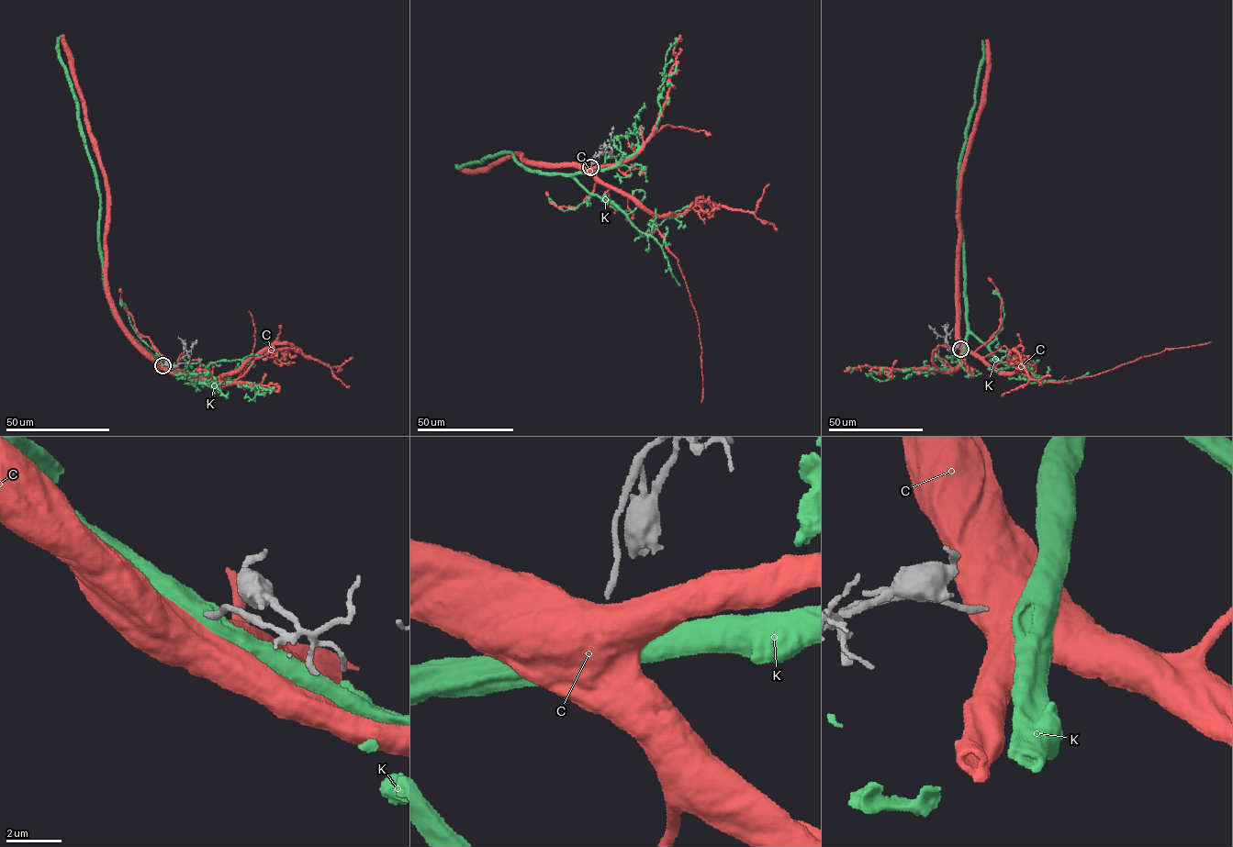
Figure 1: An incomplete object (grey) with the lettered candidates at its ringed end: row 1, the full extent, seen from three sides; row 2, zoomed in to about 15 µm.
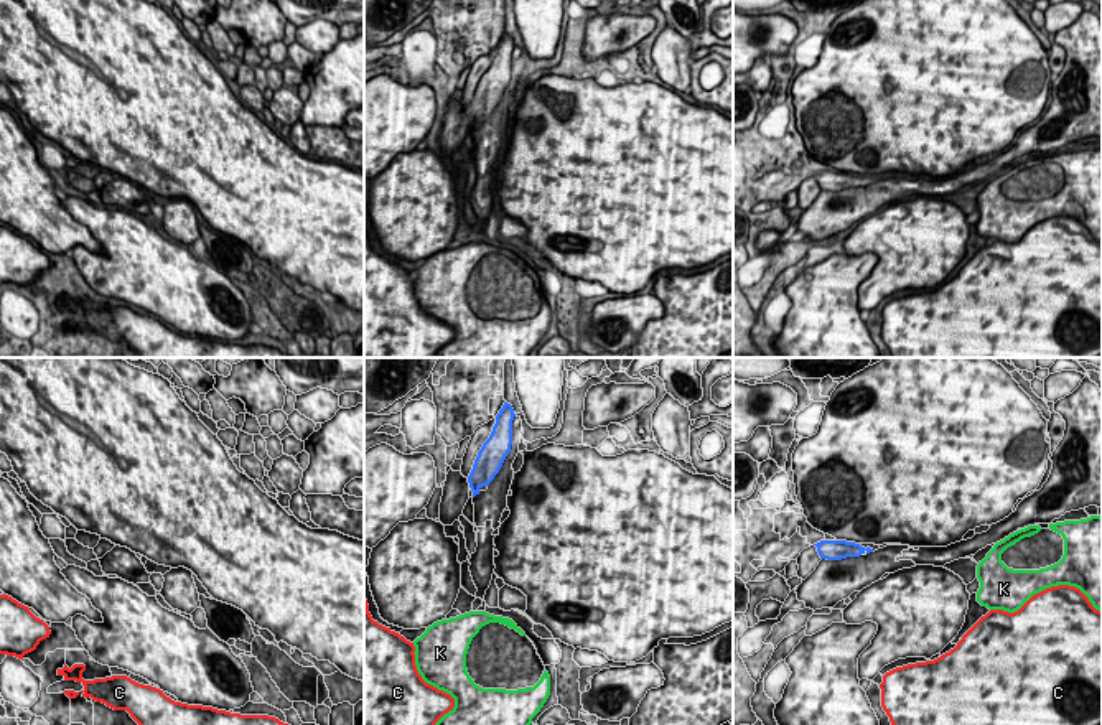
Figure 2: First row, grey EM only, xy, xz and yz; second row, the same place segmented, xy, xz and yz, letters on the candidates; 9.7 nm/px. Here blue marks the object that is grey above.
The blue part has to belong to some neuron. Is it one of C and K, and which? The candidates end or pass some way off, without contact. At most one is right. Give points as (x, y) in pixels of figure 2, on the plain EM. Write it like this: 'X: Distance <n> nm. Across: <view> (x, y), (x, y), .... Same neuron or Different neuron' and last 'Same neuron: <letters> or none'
C: Distance 1150 nm. Across: yz (859, 187), (896, 299). Different neuron
K: Distance 1050 nm. Across: yz (872, 182), (977, 196). Different neuron
Same neuron: none

